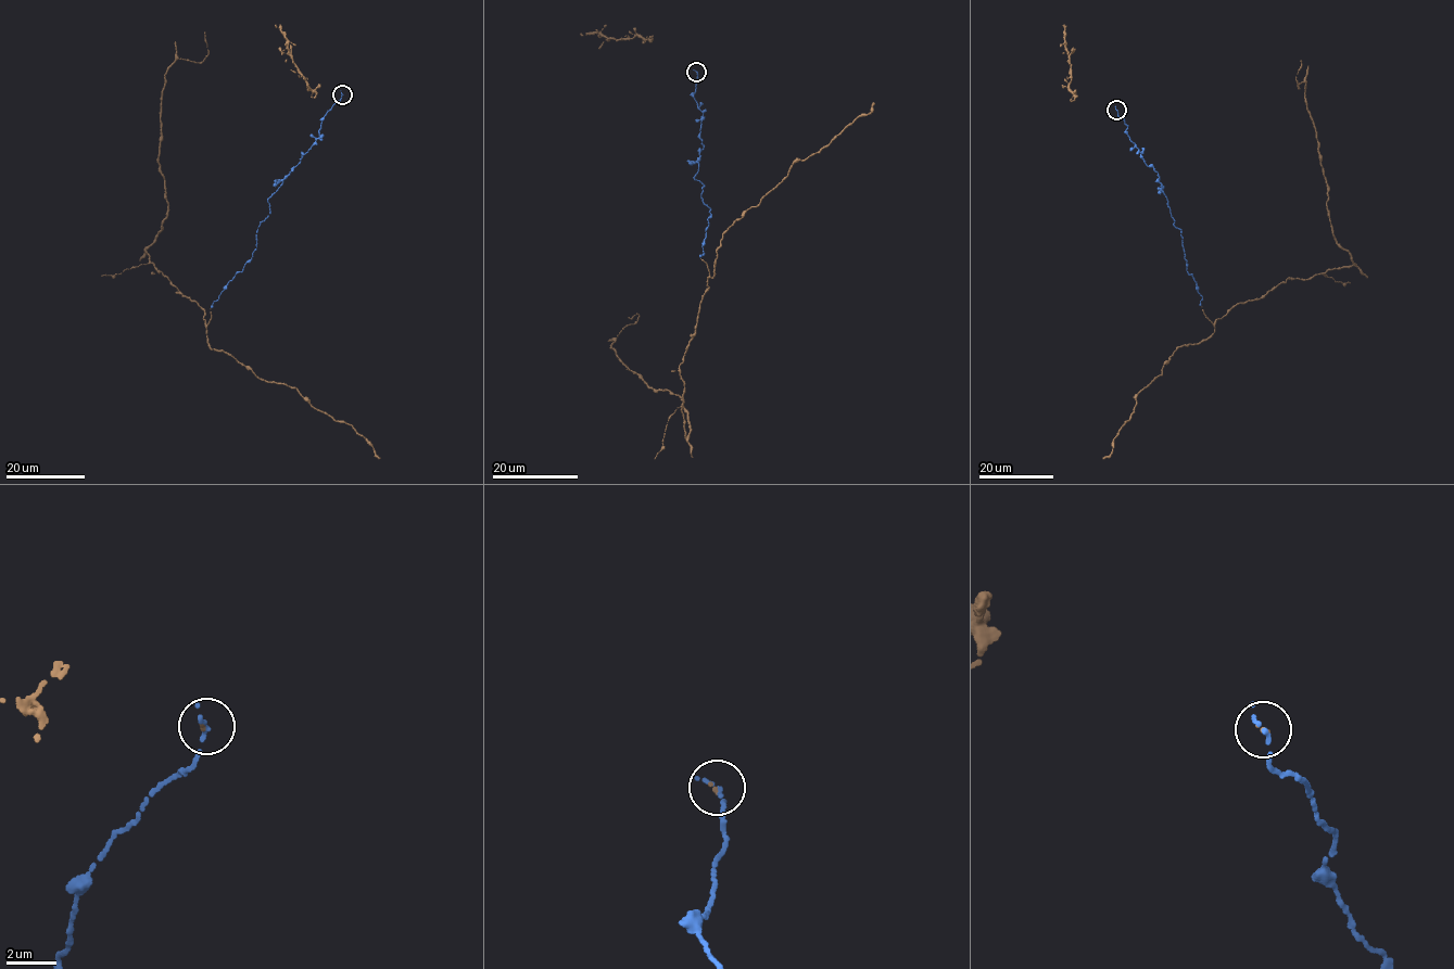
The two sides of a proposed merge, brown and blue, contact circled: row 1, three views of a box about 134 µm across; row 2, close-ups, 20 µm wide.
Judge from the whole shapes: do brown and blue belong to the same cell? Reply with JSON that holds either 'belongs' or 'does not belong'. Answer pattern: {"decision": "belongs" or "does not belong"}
{"decision": "belongs"}

